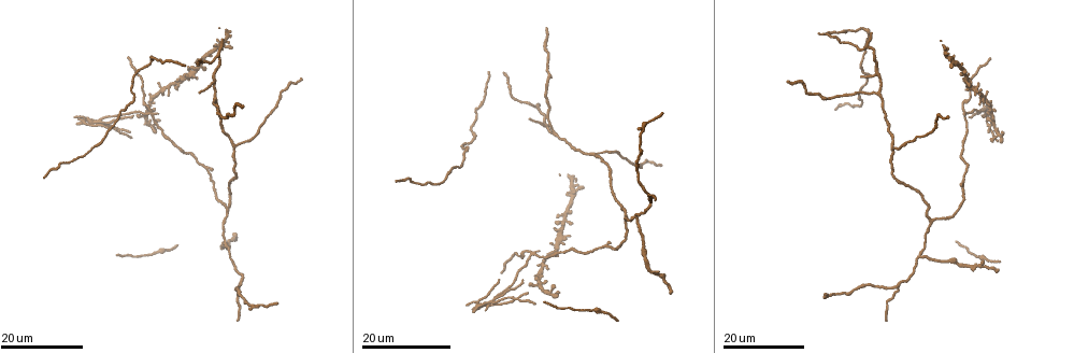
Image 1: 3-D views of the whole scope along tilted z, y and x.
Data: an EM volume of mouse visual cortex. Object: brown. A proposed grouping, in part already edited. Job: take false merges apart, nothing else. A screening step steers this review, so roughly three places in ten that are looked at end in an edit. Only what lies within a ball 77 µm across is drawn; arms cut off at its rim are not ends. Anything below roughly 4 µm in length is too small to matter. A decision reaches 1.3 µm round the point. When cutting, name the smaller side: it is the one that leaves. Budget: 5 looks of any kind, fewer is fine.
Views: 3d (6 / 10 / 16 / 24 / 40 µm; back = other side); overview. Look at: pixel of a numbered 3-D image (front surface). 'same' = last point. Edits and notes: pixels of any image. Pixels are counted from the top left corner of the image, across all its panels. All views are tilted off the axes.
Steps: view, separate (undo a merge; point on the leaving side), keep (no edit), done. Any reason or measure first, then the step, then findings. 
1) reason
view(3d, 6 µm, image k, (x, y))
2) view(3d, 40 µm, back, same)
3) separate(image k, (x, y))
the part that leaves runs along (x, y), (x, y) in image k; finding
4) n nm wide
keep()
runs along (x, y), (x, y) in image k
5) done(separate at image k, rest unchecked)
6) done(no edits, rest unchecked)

two arms in line, one across
view(3d, 24 µm, image 1, (541, 285))

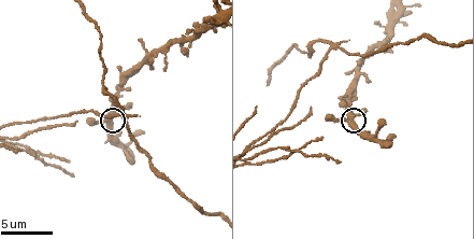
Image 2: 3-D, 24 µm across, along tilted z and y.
closer look
view(3d, 6 µm, image 2, (352, 121))

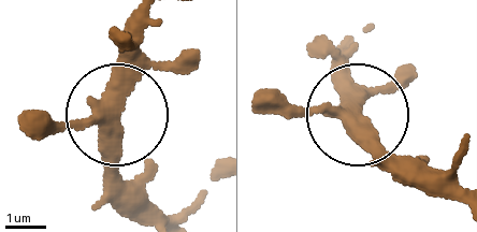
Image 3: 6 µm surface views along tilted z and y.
360 nm wide
keep()
runs along (259, 97), (363, 114), (416, 171) in image 3; one neuron here

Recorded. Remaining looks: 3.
view(3d, 16 µm, image 1, (635, 218))

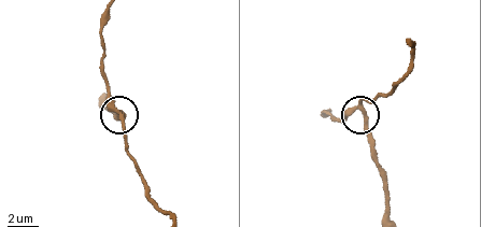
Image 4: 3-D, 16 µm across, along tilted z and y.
view(3d, 6 µm, image 4, (124, 116))

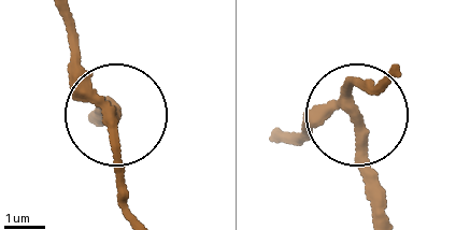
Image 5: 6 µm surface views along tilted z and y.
side arm 37 µm
separate(image 5, (367, 159))
the part that leaves runs along (344, 108), (374, 217) in image 5; a second neuron is stuck on

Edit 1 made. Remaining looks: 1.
looks like a crossing
view(3d, 16 µm, image 2, (117, 114))

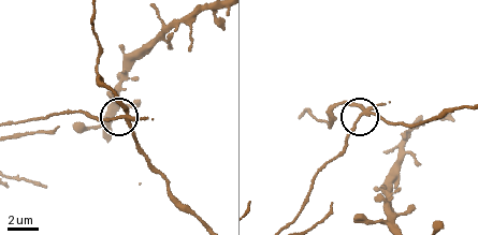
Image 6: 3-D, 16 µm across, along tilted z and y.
separate(image 6, (352, 129))
the part that leaves runs along (364, 111), (344, 147), (321, 166), (294, 216) in image 6; two neurons meet here

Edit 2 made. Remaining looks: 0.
done(separate at image 5, separate at image 6, rest unchecked)

